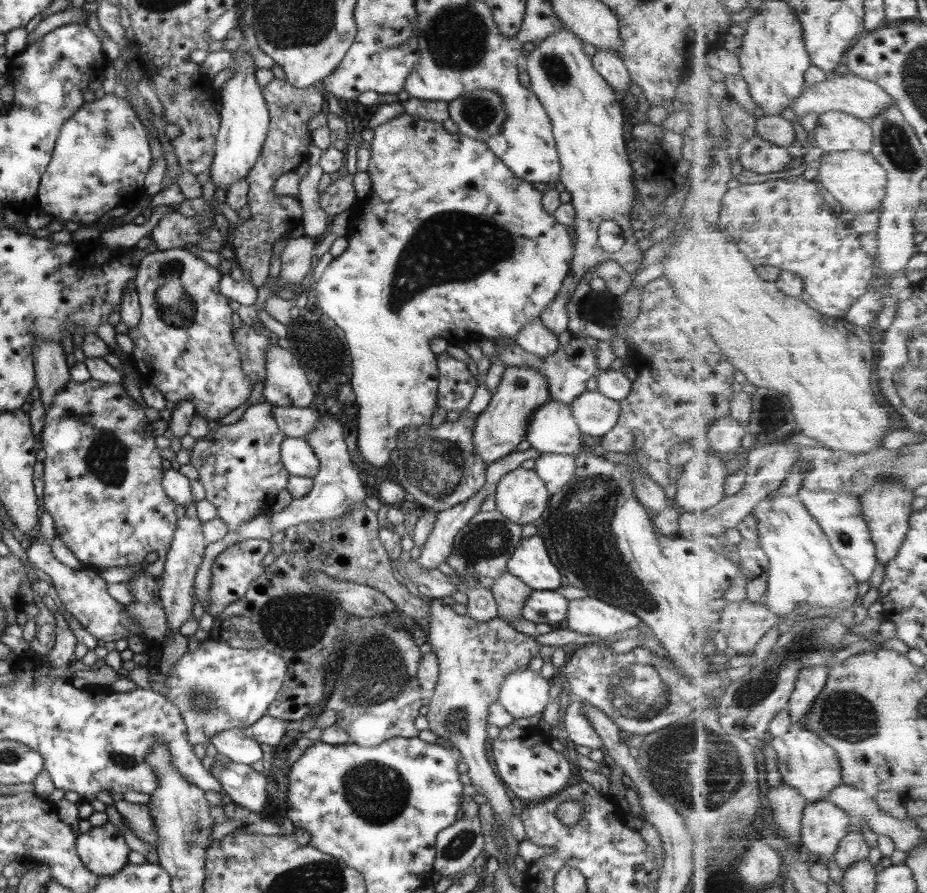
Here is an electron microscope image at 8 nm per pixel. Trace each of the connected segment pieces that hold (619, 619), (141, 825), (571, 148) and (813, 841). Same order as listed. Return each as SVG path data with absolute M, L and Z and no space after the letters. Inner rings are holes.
M585 597L567 601L567 613L562 626L581 634L597 636L599 642L637 627L640 620L632 614L619 611L601 600Z
M121 799L115 801L114 806L123 820L125 820L127 828L129 828L139 840L148 842L156 848L155 829L152 825L152 818L149 816L146 804L133 804Z
M561 23L557 27L557 32L549 34L549 38L539 41L537 46L531 52L525 53L525 70L529 76L529 89L537 97L539 104L545 115L549 118L552 130L552 137L558 154L558 163L560 164L560 173L558 180L563 184L564 190L570 194L570 203L574 208L575 218L570 224L573 228L575 238L572 240L573 248L571 264L565 278L561 281L560 290L546 307L538 314L542 320L543 326L548 328L556 335L563 330L567 330L567 311L565 311L565 302L568 296L579 285L579 280L583 274L589 270L594 273L595 267L601 265L603 261L613 261L621 269L630 274L635 274L635 270L641 267L643 255L635 243L630 229L629 209L632 203L633 187L631 180L631 167L625 153L625 143L623 143L623 122L624 118L619 108L620 102L611 87L595 72L592 67L592 58L582 52L582 42L567 30L568 28ZM603 220L613 220L619 226L623 236L623 244L619 250L608 253L597 245L597 226Z
M833 801L808 803L801 829L804 850L813 853L821 862L834 858L839 841L853 822L852 816Z

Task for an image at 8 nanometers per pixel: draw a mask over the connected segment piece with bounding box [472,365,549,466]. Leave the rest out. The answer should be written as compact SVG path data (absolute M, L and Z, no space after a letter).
M506 366L501 380L492 392L487 408L475 416L472 430L473 450L485 466L505 458L515 450L525 436L529 416L535 408L549 400L546 378L534 368L528 366Z

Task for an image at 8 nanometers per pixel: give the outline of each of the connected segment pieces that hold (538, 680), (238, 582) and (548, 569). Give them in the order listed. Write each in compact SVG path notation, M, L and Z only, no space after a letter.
M525 667L505 676L498 690L497 701L513 718L541 714L548 704L547 691L552 683Z
M243 540L223 549L215 558L210 567L210 586L205 612L210 615L219 614L229 604L244 597L249 584L259 578L264 571L261 565L263 556L270 551L271 545L267 540Z
M529 536L519 542L517 548L513 549L511 556L507 559L506 571L526 584L531 591L556 591L564 585L557 565L549 560L543 540L539 536Z

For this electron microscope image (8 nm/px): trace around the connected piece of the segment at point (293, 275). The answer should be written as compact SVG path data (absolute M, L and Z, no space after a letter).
M305 235L286 240L280 255L280 276L289 284L300 286L313 268L313 241Z

